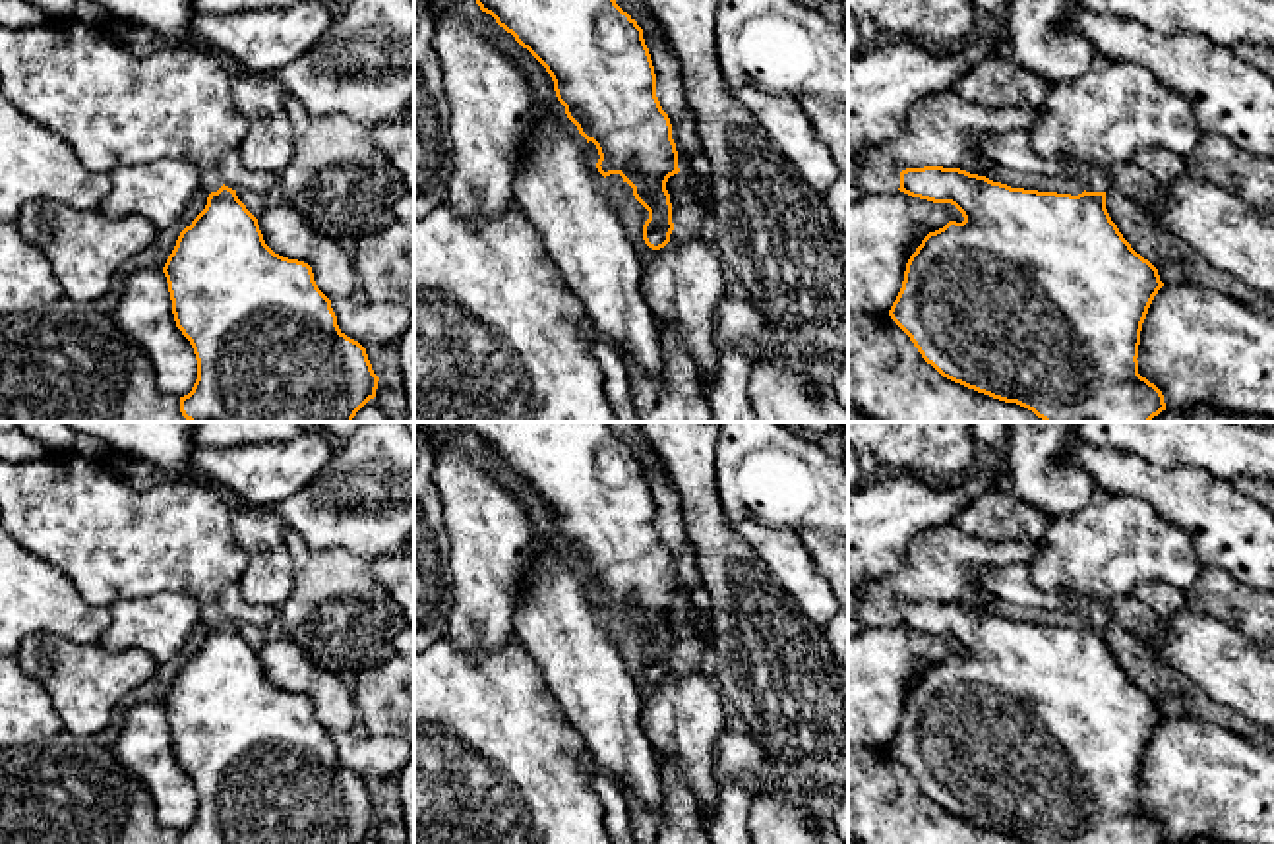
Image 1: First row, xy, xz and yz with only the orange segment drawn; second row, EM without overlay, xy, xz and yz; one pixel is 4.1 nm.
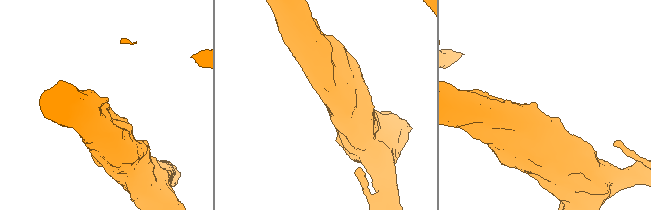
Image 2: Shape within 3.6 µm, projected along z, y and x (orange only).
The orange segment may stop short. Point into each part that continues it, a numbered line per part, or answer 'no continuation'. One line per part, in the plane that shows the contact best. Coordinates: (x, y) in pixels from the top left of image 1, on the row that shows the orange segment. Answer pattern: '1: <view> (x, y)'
1: yz (1102, 119)

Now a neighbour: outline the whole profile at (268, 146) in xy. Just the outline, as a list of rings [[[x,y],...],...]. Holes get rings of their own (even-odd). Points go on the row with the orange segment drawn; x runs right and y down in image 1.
[[[242,75],[230,79],[230,95],[248,124],[238,147],[242,165],[281,176],[294,153],[287,91],[271,77]]]

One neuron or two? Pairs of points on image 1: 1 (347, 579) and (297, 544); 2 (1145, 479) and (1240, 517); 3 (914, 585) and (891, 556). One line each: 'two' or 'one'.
1: one
2: one
3: two

